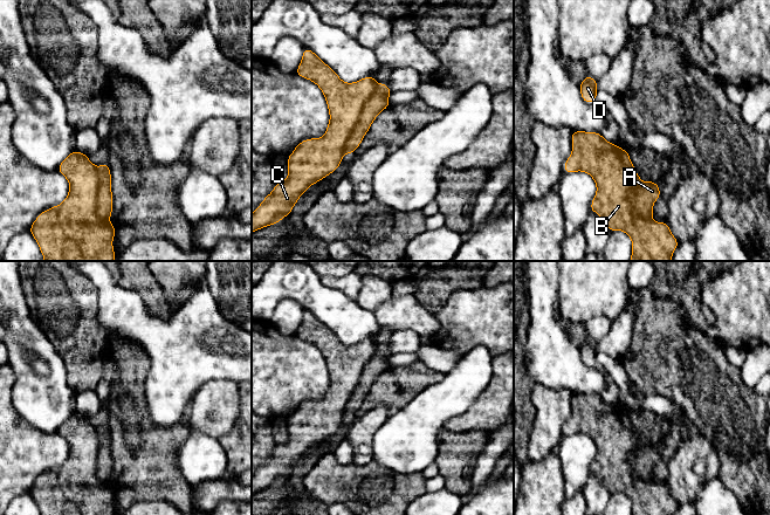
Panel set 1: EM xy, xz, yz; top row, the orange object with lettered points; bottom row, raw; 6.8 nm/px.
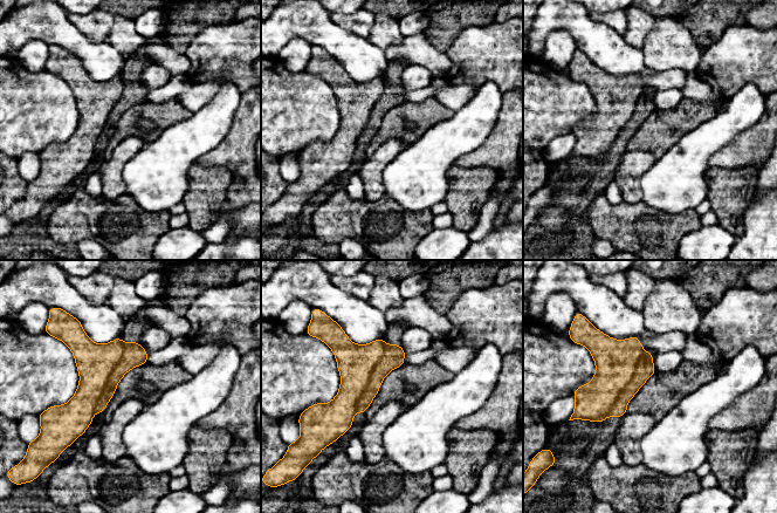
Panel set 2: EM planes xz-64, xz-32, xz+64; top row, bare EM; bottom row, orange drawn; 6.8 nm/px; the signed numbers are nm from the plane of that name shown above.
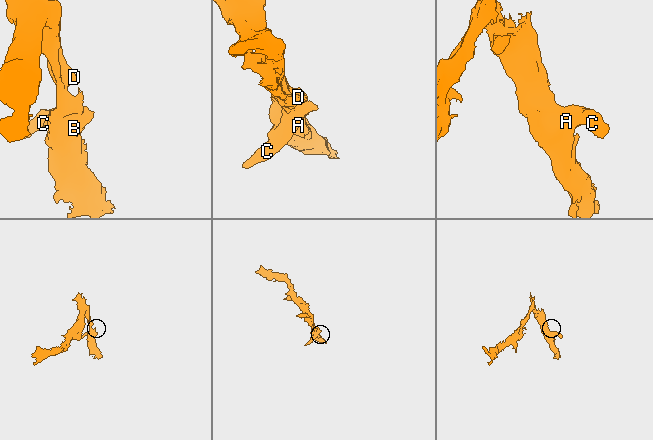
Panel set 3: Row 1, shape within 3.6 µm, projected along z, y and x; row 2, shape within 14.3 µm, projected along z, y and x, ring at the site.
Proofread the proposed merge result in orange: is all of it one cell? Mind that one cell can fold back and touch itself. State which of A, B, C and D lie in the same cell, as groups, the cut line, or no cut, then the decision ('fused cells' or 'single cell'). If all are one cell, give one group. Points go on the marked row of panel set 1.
groups A / B C D; cut xz (378, 84), (364, 104), (343, 151); fused cells

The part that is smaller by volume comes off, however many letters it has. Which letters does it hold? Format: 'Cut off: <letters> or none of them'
Cut off: A

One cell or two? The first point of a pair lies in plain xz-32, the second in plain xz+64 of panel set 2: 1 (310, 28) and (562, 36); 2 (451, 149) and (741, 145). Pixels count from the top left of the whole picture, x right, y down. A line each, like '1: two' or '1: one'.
1: two
2: two

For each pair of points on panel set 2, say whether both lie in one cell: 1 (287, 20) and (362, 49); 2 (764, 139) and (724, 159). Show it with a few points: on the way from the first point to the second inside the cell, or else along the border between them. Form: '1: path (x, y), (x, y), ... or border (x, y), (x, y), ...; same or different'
1: path (306, 20), (309, 20), (343, 45); same
2: path (755, 145), (734, 156); same

